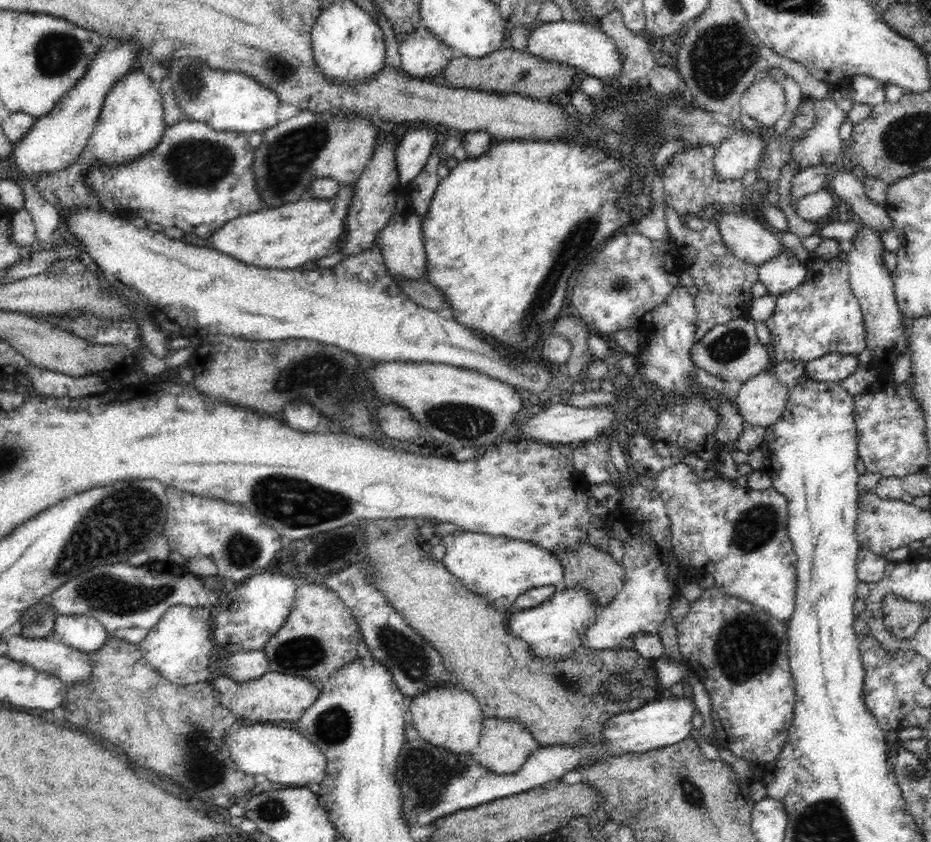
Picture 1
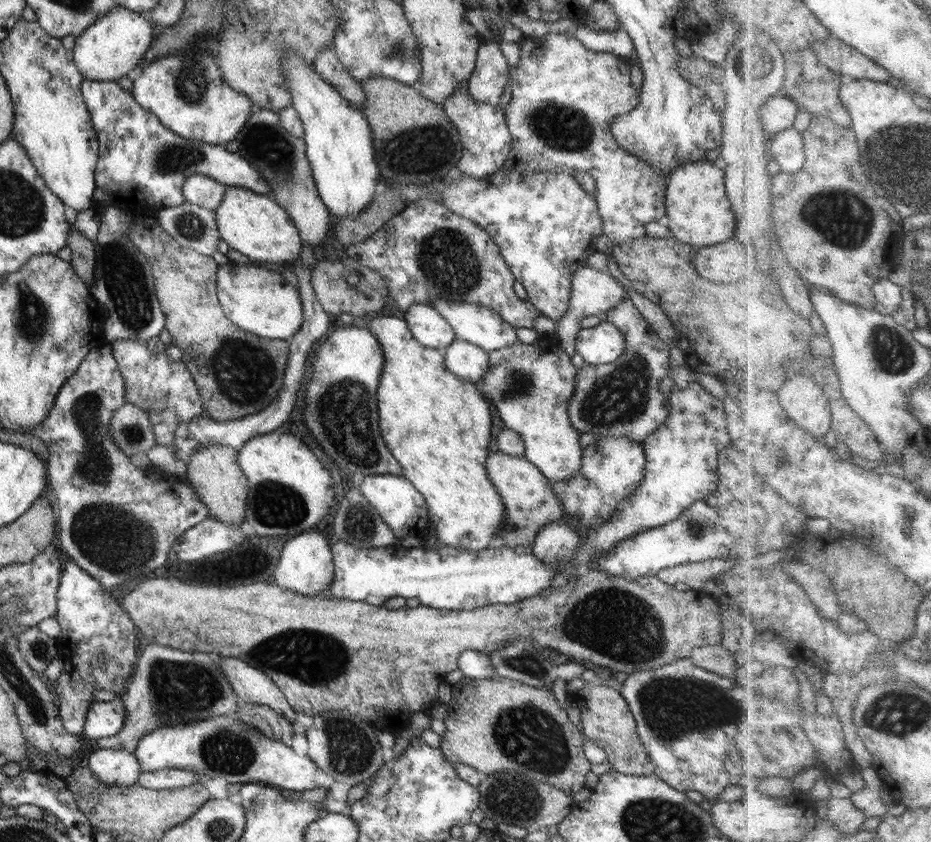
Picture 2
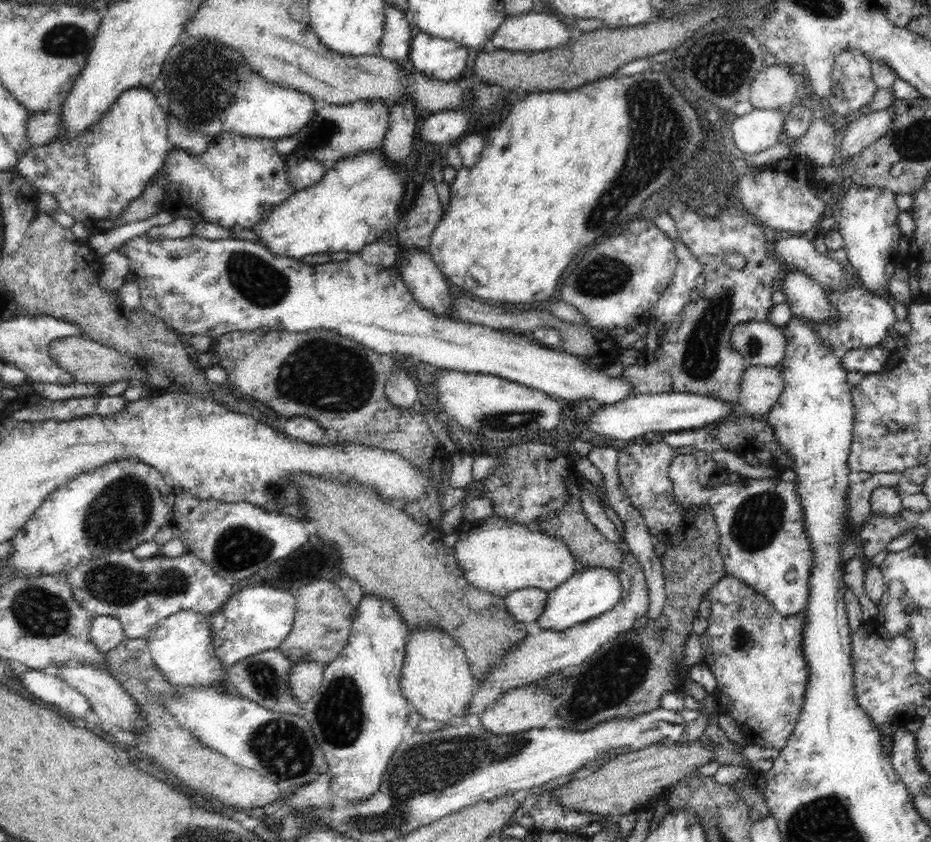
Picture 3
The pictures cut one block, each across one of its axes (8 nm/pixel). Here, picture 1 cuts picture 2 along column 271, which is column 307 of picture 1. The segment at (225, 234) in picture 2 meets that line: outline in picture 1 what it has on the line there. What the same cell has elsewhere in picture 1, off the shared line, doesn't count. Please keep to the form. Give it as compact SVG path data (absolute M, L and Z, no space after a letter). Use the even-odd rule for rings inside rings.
M339 185L338 192L329 199L307 197L282 206L238 216L207 237L210 241L208 247L228 254L249 266L266 267L270 270L300 269L308 262L318 262L324 256L336 252L340 244L340 236L346 232L344 220L346 220L352 198L354 198L354 185Z

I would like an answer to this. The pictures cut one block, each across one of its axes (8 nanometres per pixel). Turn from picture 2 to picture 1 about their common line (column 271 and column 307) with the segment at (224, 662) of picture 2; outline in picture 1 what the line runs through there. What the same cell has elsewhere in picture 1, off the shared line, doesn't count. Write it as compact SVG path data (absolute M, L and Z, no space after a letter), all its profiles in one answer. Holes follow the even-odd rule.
M268 672L250 682L236 682L222 675L213 680L212 689L218 695L216 701L228 709L234 718L242 718L242 722L248 723L278 723L278 725L289 725L296 721L319 695L318 687L310 679L281 672Z

